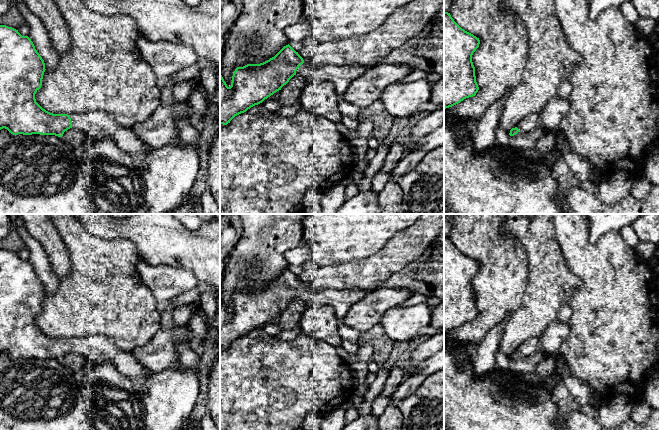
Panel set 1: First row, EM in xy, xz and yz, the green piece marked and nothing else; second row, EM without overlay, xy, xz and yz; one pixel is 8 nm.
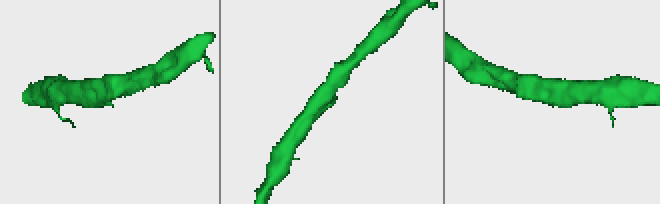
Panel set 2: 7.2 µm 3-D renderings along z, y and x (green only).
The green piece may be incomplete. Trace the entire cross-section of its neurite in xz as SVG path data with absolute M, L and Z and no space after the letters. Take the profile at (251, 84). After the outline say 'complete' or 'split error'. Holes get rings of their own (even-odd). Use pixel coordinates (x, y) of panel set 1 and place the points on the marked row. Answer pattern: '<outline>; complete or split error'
M288 44L263 63L237 67L230 87L220 71L220 124L227 125L235 116L262 103L296 74L302 76L306 84L332 82L338 98L342 99L349 85L370 68L372 66L335 64L311 67Z; split error

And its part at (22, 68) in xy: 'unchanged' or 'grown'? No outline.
grown

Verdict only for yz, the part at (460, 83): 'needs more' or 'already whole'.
already whole

